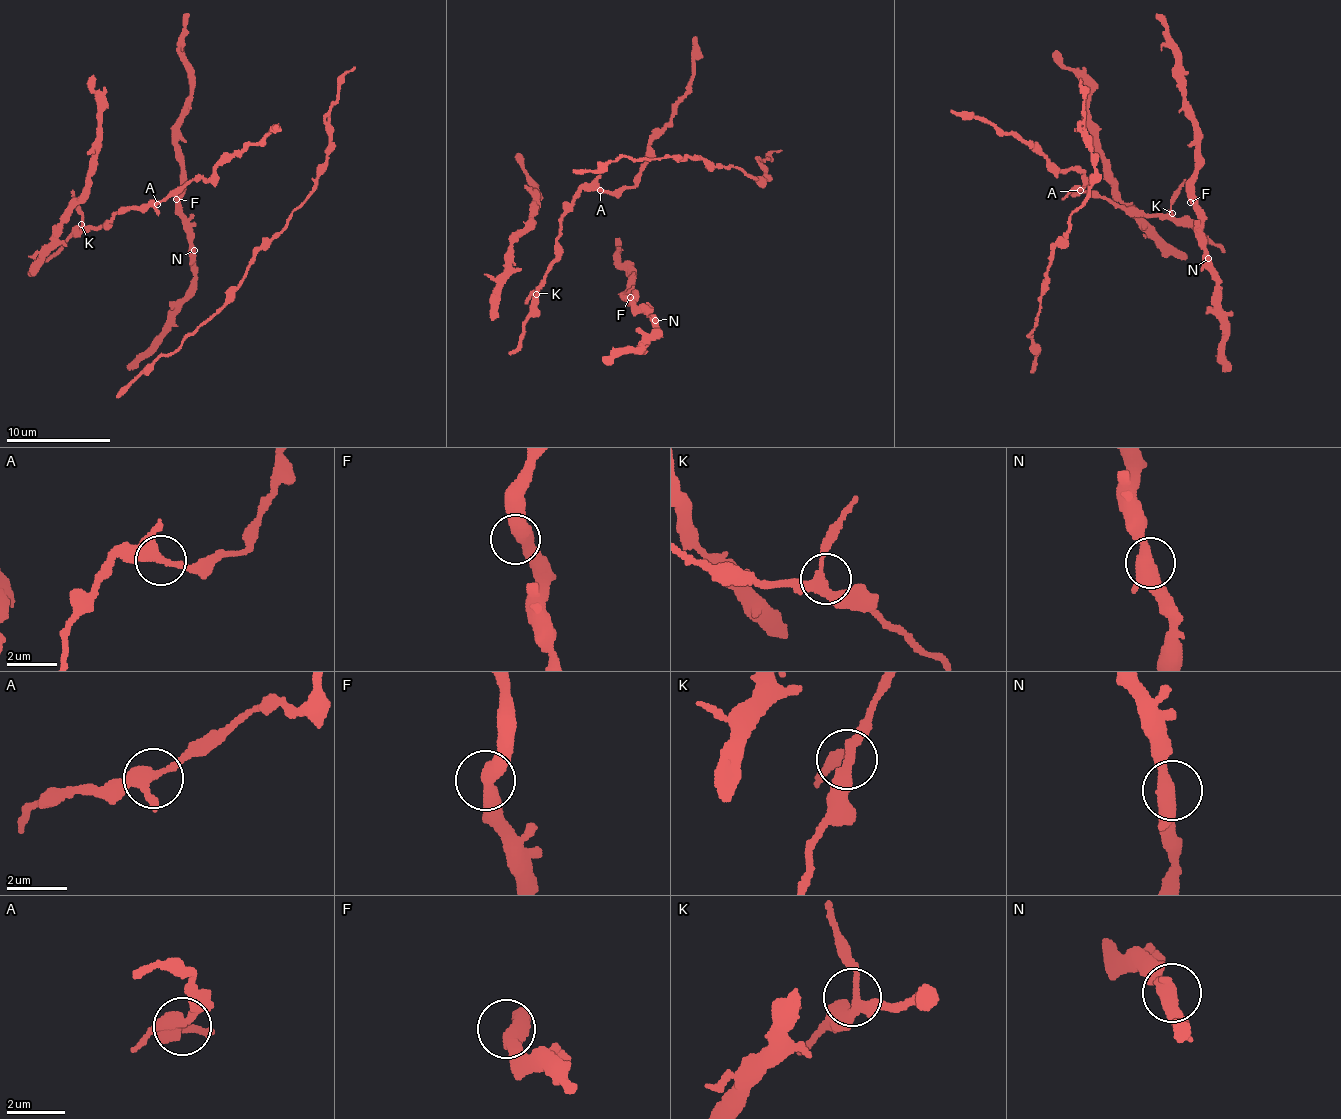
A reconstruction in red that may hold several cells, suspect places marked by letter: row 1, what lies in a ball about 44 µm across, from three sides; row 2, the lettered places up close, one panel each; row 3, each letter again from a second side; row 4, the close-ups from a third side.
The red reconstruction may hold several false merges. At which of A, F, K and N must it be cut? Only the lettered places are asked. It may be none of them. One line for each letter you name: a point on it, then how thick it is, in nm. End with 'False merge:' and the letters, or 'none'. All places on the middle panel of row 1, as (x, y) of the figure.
False merge: none

